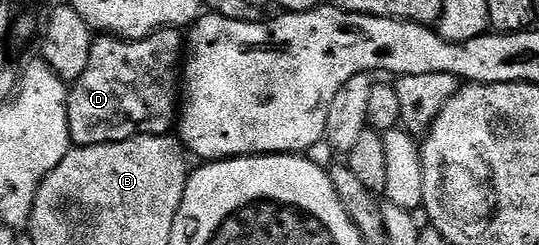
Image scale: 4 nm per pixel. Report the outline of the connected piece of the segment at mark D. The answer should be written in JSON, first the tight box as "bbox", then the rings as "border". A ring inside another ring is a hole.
{"bbox":[66,27,184,148],"border":[[[177,27],[162,28],[159,32],[153,32],[152,35],[144,37],[142,40],[124,40],[109,34],[102,34],[97,37],[92,46],[92,55],[88,57],[88,67],[85,68],[84,74],[73,81],[66,98],[66,109],[68,110],[68,130],[70,131],[71,145],[87,148],[97,144],[115,144],[131,140],[133,136],[165,136],[175,127],[176,113],[180,108],[180,61],[184,56],[184,36],[182,36]]]}

